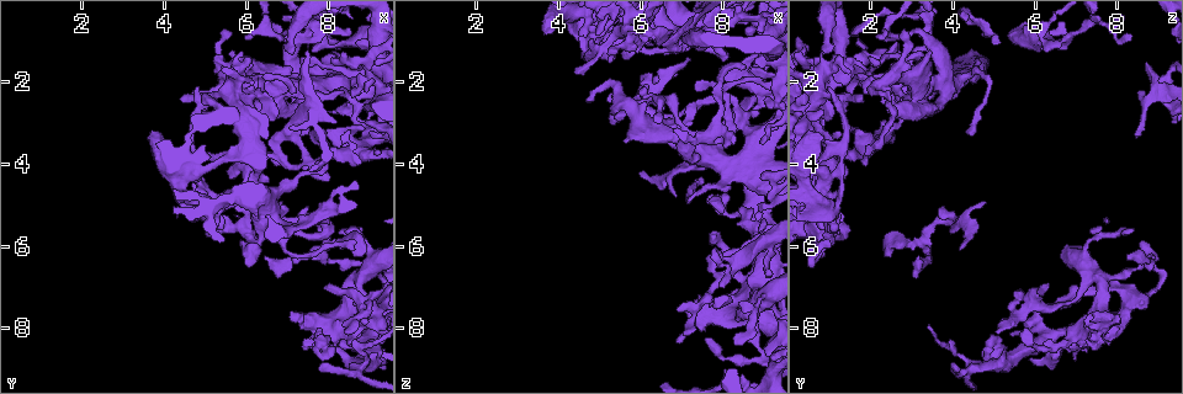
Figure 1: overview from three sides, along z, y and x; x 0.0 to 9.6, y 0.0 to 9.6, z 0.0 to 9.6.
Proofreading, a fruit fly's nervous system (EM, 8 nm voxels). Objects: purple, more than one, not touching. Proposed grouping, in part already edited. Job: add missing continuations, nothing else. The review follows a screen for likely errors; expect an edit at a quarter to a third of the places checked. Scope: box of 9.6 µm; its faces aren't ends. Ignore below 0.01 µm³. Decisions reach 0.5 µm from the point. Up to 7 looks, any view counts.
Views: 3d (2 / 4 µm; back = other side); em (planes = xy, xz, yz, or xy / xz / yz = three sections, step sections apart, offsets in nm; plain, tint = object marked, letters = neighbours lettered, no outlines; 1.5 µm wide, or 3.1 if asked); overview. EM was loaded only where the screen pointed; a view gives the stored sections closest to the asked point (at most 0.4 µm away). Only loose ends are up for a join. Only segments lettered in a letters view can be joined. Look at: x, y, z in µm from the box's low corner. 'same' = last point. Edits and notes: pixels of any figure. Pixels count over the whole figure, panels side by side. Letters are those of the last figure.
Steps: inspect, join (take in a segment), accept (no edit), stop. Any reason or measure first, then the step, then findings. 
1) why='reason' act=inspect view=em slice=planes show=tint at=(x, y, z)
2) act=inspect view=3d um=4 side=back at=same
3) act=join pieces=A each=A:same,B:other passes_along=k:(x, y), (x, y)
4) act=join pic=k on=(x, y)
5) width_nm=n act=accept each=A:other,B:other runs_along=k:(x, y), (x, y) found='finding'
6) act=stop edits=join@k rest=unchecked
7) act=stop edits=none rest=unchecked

why='stops while still wide' act=inspect view=em slice=planes show=tint at=(5.65, 1.25, 3.40)

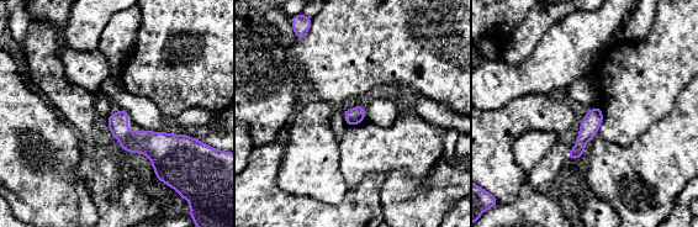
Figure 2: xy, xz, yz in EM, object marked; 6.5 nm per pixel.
why='what lies round it' act=inspect view=em slice=planes show=letters at=same

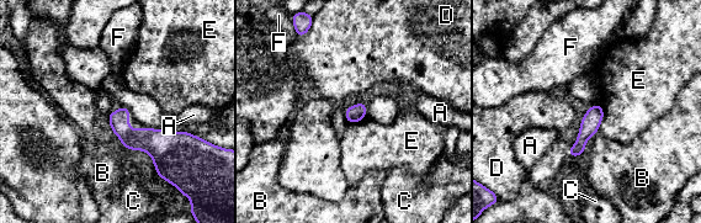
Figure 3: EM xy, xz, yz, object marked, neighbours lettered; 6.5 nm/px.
act=accept each=A:other,B:other,C:other,D:other,E:other,F:other border=3:(600, 105), (603, 120), (598, 131) found='no lettered segment goes on from it'

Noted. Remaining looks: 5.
why='an open end' act=inspect view=3d um=2 side=back at=(4.75, 2.45, 2.50)

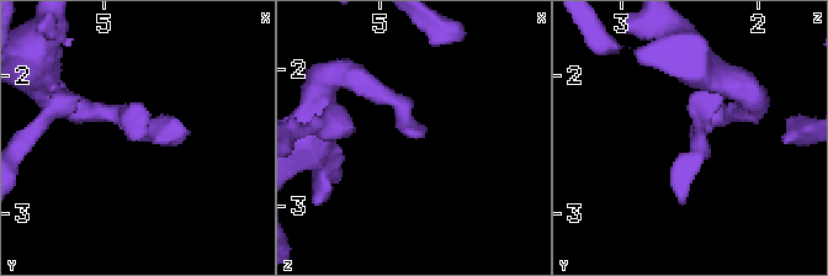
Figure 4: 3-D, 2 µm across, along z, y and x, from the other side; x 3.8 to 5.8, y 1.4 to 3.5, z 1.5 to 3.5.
why='now the EM' act=inspect view=em slice=planes show=letters at=(4.72, 2.46, 2.46)

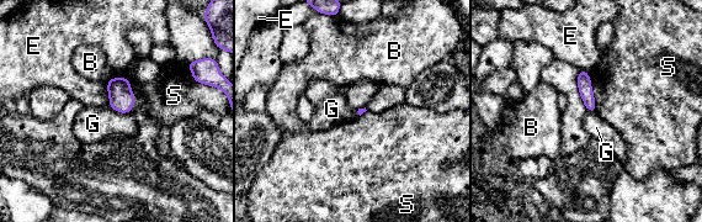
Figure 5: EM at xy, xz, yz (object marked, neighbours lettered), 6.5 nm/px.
longest_contact=S:260nm act=accept each=B:other,E:other,G:other,S:other found='none of them fits'

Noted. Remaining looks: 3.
why='an open end' act=inspect view=3d um=4 at=(7.40, 1.35, 1.95)

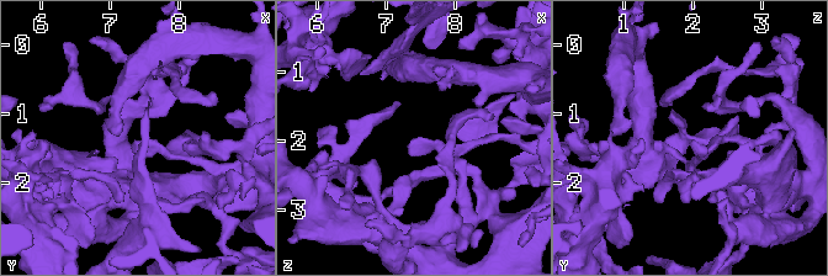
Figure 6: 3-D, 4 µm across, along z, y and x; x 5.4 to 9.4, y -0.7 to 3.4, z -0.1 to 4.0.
why='need the tissue' act=inspect view=em slice=planes show=letters at=(7.35, 1.45, 2.00)

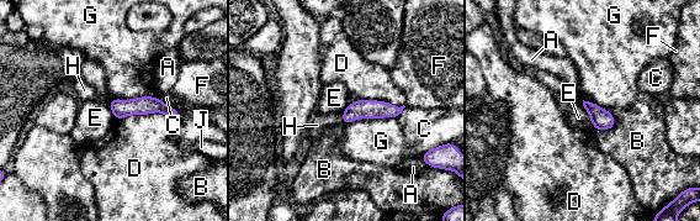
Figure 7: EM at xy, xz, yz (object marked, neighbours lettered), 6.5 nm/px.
act=accept each=A:other,B:other,C:other,D:other,E:other,F:other,G:other,H:other,J:other runs_along=7:(112, 103), (160, 106), (176, 120) found='none of them fits'

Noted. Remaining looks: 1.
act=stop edits=none rest=unchecked

